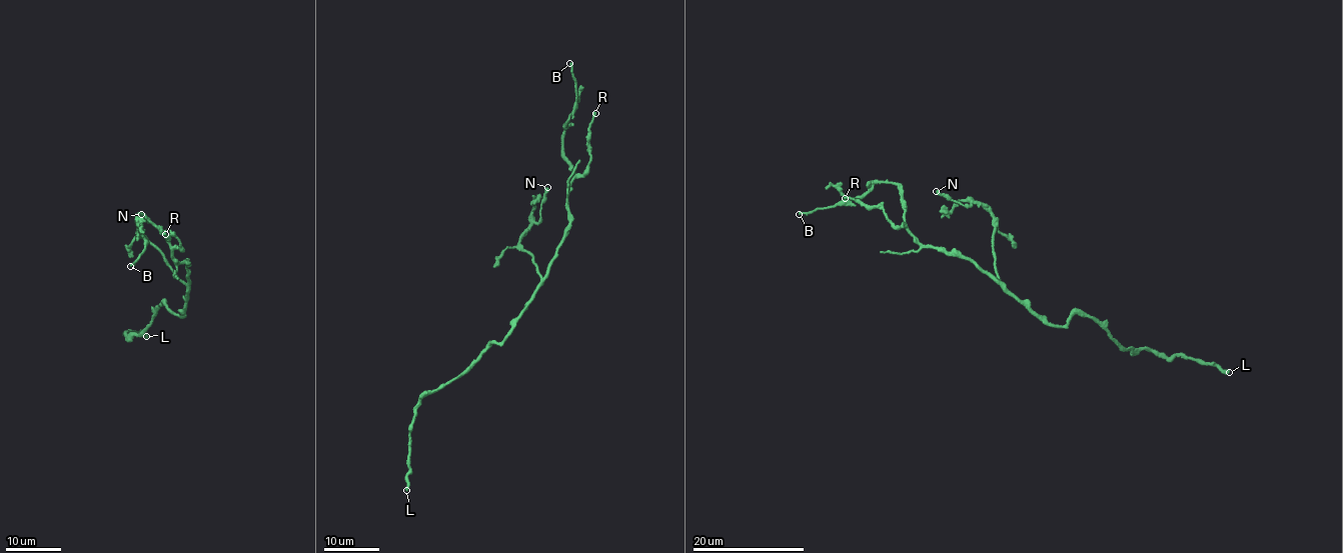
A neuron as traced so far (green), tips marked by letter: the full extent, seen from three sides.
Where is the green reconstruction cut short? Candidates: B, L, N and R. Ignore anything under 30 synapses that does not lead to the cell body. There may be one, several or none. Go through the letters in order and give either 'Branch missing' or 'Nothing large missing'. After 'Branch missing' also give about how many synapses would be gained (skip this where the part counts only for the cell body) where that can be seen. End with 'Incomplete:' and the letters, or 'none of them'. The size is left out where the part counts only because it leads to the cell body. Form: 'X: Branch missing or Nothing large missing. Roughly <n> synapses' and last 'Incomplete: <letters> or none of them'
B: Branch missing. Roughly 30 synapses
L: Nothing large missing
N: Nothing large missing
R: Nothing large missing
Incomplete: B

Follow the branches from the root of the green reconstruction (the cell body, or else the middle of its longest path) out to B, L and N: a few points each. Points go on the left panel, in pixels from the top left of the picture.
B: (187, 289), (189, 265), (176, 265), (163, 231), (142, 214), (137, 224), (145, 247), (130, 266)
L: (187, 289), (182, 316), (172, 313), (163, 302), (140, 333), (125, 335), (141, 331), (146, 336)
N: (187, 289), (165, 256), (138, 229), (140, 219), (148, 220), (143, 220), (141, 214)

